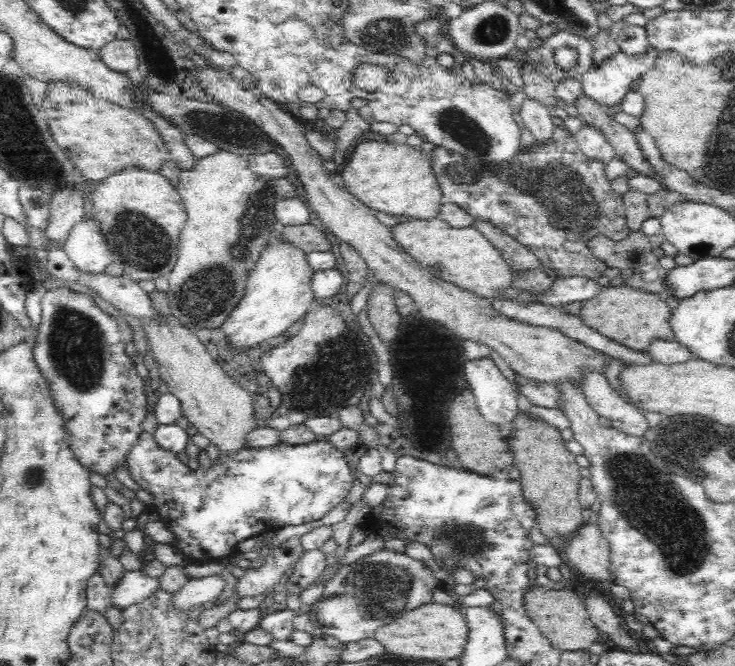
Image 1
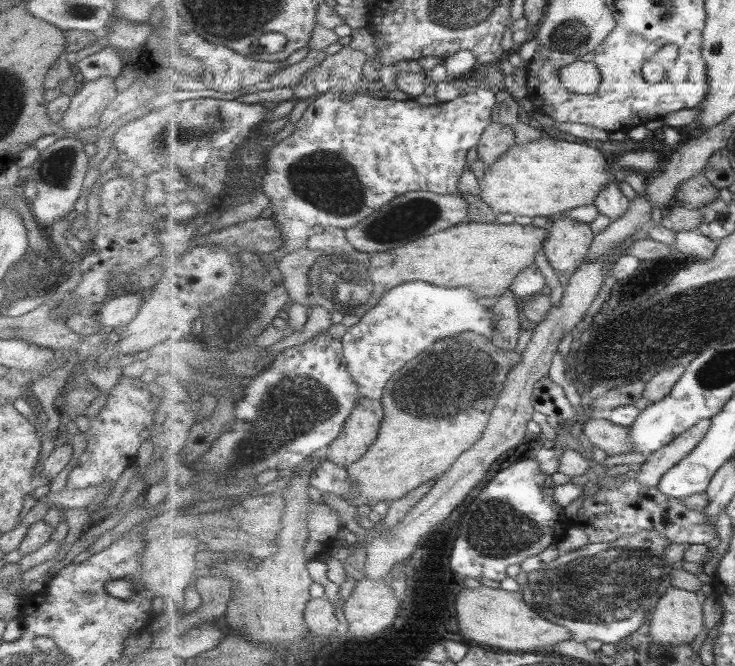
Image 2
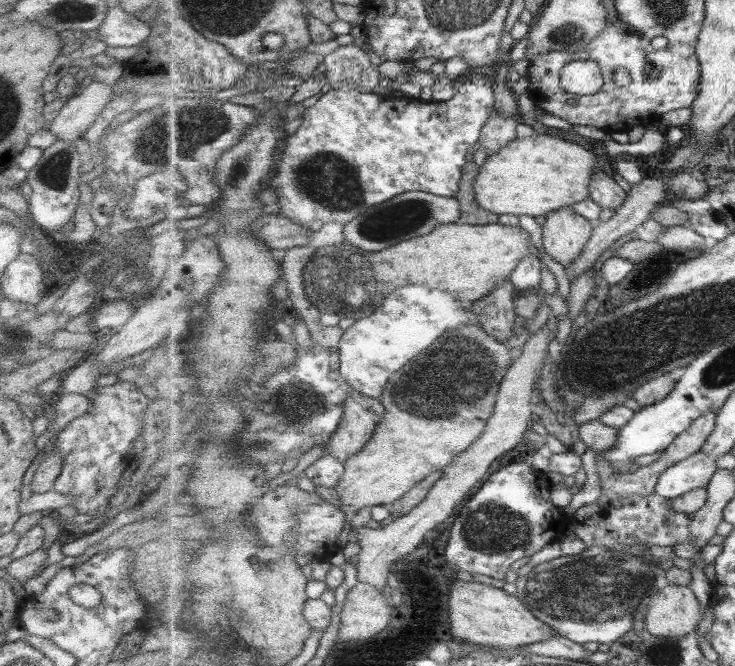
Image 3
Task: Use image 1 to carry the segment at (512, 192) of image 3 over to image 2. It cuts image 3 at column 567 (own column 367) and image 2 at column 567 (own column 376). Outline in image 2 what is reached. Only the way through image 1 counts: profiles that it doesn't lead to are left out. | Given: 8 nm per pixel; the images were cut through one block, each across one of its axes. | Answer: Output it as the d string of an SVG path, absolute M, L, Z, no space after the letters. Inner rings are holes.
M544 135L527 145L515 144L495 164L485 166L485 175L479 180L479 197L496 213L554 219L575 208L595 204L602 188L614 181L598 146L591 148L586 142L575 144Z

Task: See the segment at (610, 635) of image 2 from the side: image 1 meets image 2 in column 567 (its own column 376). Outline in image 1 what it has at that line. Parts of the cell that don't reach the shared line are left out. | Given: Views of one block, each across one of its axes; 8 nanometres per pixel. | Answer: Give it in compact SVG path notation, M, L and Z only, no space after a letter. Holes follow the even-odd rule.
M378 551L350 566L344 565L326 582L323 595L310 605L311 621L317 622L327 635L343 644L374 638L379 627L397 620L413 608L432 604L434 590L443 588L440 577L434 576L422 561L414 560L406 553Z

